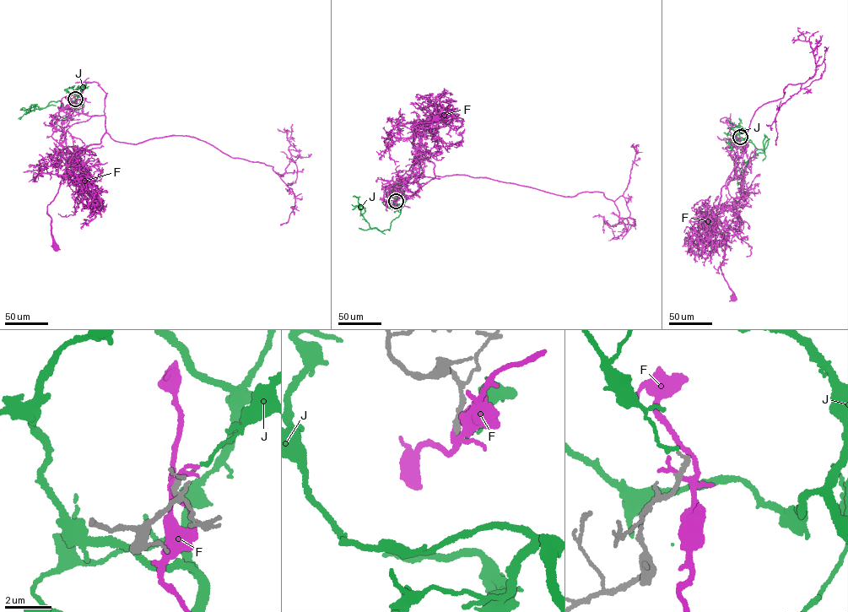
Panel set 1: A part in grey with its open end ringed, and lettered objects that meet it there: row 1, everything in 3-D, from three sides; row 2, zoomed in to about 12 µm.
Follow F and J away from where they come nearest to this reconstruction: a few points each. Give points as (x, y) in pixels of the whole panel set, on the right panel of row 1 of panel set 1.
F: (740, 138), (742, 148), (746, 144), (734, 142), (735, 165), (717, 213), (726, 242), (721, 270), (732, 298)
J: (740, 137), (733, 130), (762, 150), (768, 142), (764, 134), (764, 153), (737, 171), (738, 185)

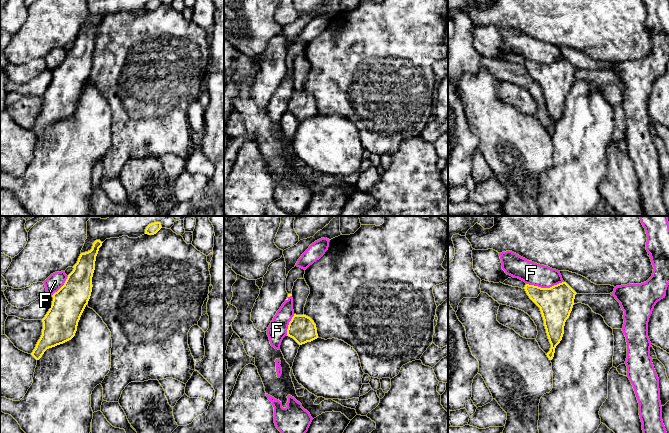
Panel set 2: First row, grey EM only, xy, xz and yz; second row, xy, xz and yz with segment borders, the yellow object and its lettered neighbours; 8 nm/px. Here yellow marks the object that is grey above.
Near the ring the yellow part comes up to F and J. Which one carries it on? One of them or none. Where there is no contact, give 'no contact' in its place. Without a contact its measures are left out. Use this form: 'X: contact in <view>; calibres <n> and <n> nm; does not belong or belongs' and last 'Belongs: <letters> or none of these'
F: contact in yz; calibres 260 and 180 nm; does not belong
J: no contact; does not belong
Belongs: none of these

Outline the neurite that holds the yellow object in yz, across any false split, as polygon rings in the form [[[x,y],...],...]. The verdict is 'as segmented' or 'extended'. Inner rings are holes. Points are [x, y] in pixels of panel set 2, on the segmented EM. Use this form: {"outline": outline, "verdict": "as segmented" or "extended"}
{"outline": [[[566,282],[550,288],[526,284],[524,289],[529,298],[540,308],[551,344],[550,351],[546,355],[552,360],[555,348],[562,340],[565,322],[570,316],[577,293]]], "verdict": "as segmented"}

